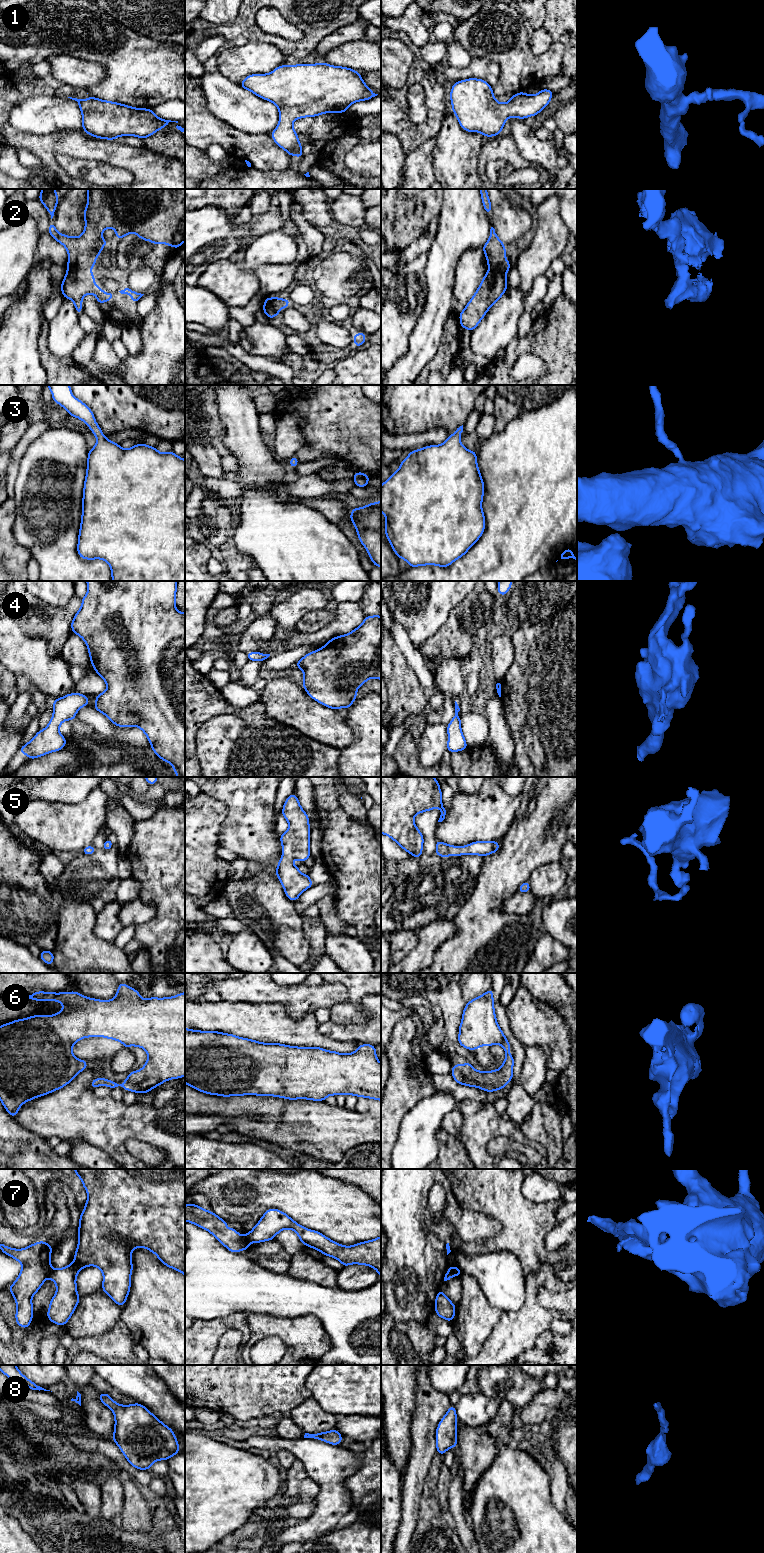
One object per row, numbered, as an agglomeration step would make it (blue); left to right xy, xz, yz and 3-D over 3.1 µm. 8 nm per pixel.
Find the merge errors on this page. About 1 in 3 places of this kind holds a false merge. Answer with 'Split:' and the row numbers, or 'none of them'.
Split: 7

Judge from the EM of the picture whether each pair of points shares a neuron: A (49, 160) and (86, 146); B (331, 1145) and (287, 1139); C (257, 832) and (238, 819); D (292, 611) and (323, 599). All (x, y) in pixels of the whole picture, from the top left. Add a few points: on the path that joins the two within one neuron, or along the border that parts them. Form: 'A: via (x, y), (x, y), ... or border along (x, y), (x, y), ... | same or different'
A: via (56, 150), (60, 146), (76, 146) | same
B: via (320, 1139), (298, 1139) | same
C: via (252, 831), (243, 824) | same
D: via (300, 603), (307, 599), (315, 599) | same

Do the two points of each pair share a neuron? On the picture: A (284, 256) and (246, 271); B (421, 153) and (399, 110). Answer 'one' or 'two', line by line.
A: one
B: two

